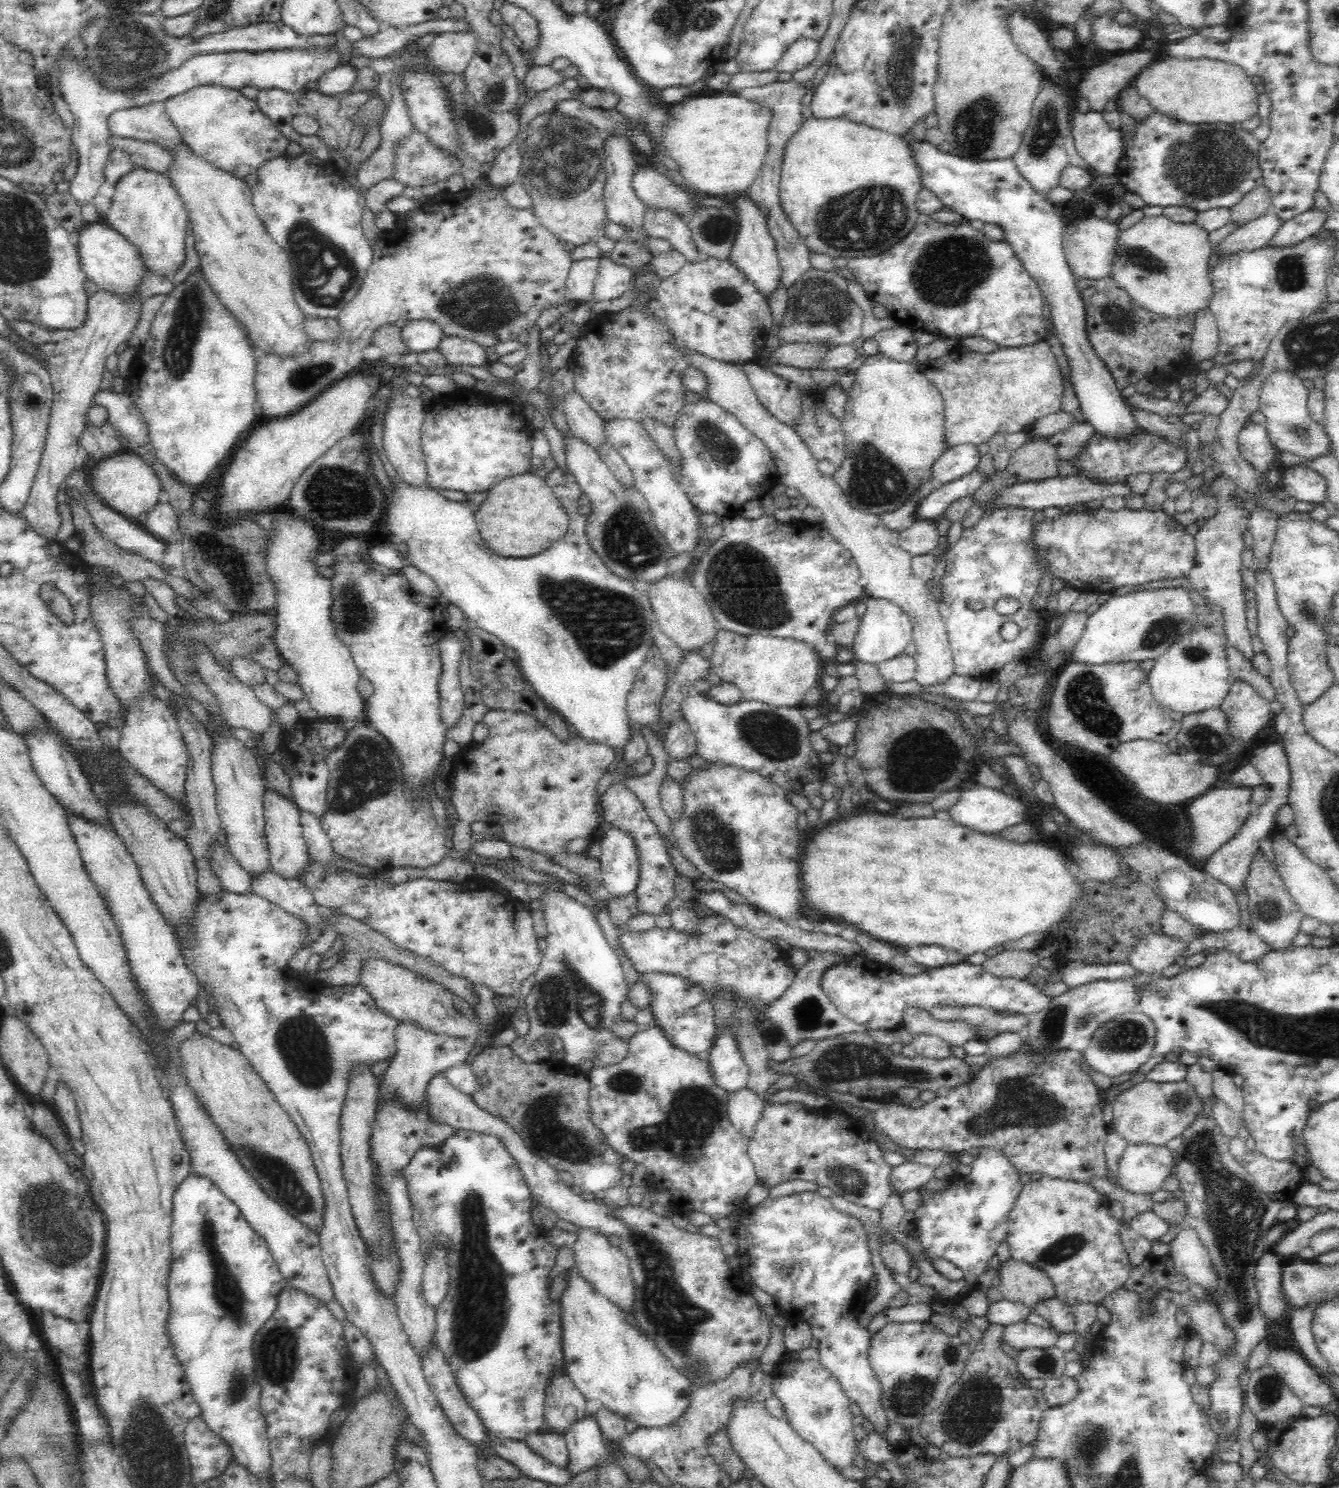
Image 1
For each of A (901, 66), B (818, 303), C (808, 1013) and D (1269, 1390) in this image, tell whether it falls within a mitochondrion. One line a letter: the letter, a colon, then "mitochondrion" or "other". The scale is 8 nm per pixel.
A: mitochondrion
B: mitochondrion
C: mitochondrion
D: mitochondrion

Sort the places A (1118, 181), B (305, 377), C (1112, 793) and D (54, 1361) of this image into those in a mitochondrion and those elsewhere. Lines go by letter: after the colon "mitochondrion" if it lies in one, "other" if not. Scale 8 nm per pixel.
A: other
B: mitochondrion
C: other
D: other

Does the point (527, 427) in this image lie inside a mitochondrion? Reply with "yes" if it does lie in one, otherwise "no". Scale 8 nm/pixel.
no

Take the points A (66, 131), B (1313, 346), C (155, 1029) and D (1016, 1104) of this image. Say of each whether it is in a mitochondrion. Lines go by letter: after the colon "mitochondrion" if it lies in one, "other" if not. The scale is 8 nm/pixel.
A: other
B: mitochondrion
C: other
D: mitochondrion

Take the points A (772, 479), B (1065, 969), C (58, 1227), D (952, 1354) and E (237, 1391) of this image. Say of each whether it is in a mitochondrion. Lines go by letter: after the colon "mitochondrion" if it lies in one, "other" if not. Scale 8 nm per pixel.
A: other
B: other
C: mitochondrion
D: mitochondrion
E: mitochondrion

